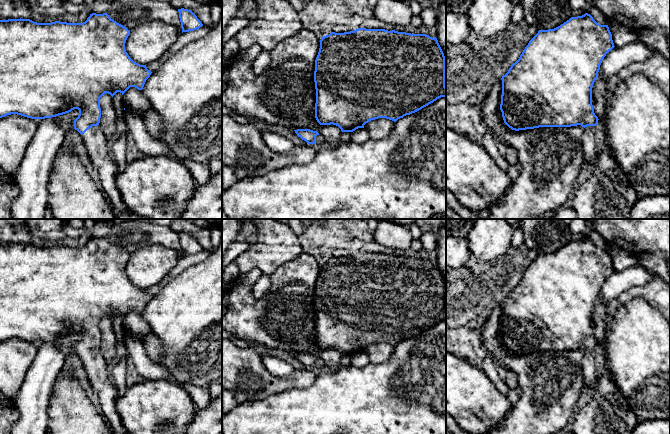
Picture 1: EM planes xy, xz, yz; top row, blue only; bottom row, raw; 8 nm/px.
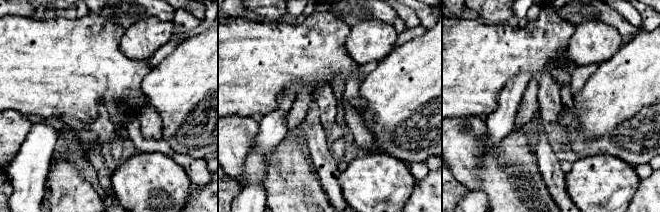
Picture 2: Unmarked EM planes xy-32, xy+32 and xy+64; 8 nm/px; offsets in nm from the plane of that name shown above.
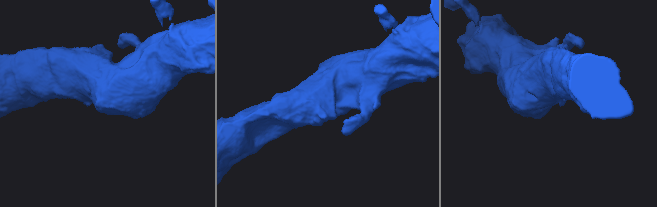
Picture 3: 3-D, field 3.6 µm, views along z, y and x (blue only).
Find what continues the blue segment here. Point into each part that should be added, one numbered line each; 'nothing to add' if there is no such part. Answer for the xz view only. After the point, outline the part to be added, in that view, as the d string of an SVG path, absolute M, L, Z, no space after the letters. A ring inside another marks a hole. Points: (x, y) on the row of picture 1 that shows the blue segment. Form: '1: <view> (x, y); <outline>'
1: xz (320, 139); M319 134L316 136L316 144L322 145L325 143L325 138L323 135Z

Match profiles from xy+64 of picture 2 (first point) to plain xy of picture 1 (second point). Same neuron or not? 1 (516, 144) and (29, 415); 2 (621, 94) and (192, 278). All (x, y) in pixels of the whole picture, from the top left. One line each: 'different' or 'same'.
1: different
2: same

